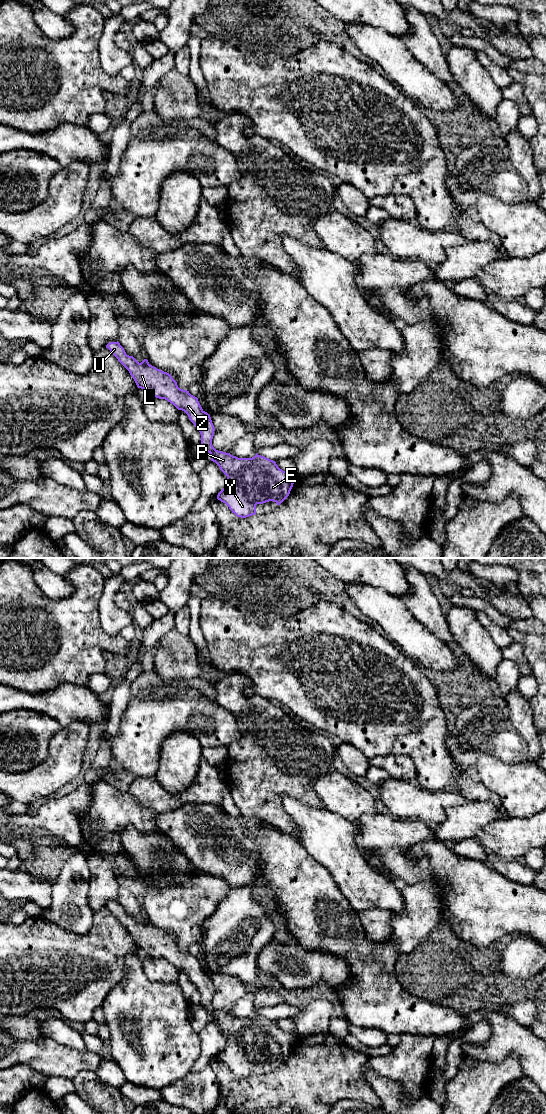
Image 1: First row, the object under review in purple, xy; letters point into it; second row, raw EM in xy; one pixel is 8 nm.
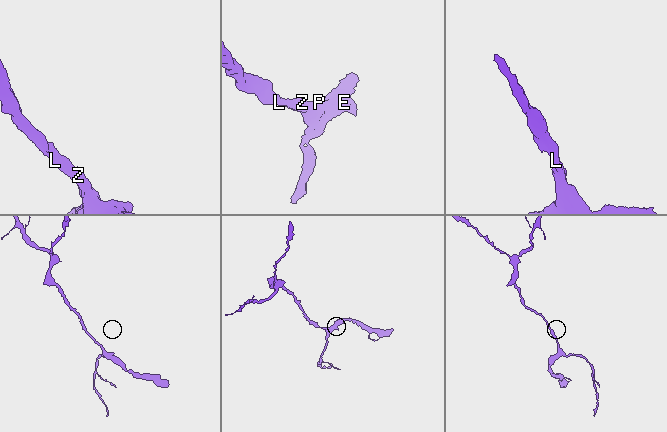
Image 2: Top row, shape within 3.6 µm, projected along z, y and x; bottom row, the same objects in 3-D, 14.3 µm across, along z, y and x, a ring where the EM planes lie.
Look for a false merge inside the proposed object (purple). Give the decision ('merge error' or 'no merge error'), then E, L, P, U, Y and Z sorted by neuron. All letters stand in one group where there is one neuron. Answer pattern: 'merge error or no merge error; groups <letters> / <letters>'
no merge error; groups E L P U Y Z

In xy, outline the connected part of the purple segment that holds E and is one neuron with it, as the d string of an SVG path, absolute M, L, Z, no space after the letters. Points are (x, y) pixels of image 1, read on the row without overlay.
M118 901L108 903L106 908L129 931L138 948L145 950L156 958L167 960L178 970L182 970L188 975L190 981L201 994L202 1007L210 1014L211 1021L215 1022L227 1036L226 1045L218 1053L217 1059L225 1063L232 1073L237 1077L246 1078L256 1074L257 1064L273 1061L280 1065L289 1056L294 1044L293 1036L291 1033L280 1029L275 1021L257 1013L252 1018L238 1018L230 1013L218 1011L213 1007L212 999L215 988L210 975L202 969L197 957L178 947L171 934L150 925L147 919L139 923L133 916L126 914Z

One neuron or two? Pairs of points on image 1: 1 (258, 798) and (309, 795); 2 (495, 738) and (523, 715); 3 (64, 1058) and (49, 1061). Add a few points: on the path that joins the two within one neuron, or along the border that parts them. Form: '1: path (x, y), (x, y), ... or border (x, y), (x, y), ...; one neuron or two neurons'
1: path (271, 788), (296, 788); one neuron
2: border (506, 701), (509, 707), (509, 720), (525, 743); two neurons
3: path (60, 1060), (53, 1060); one neuron

